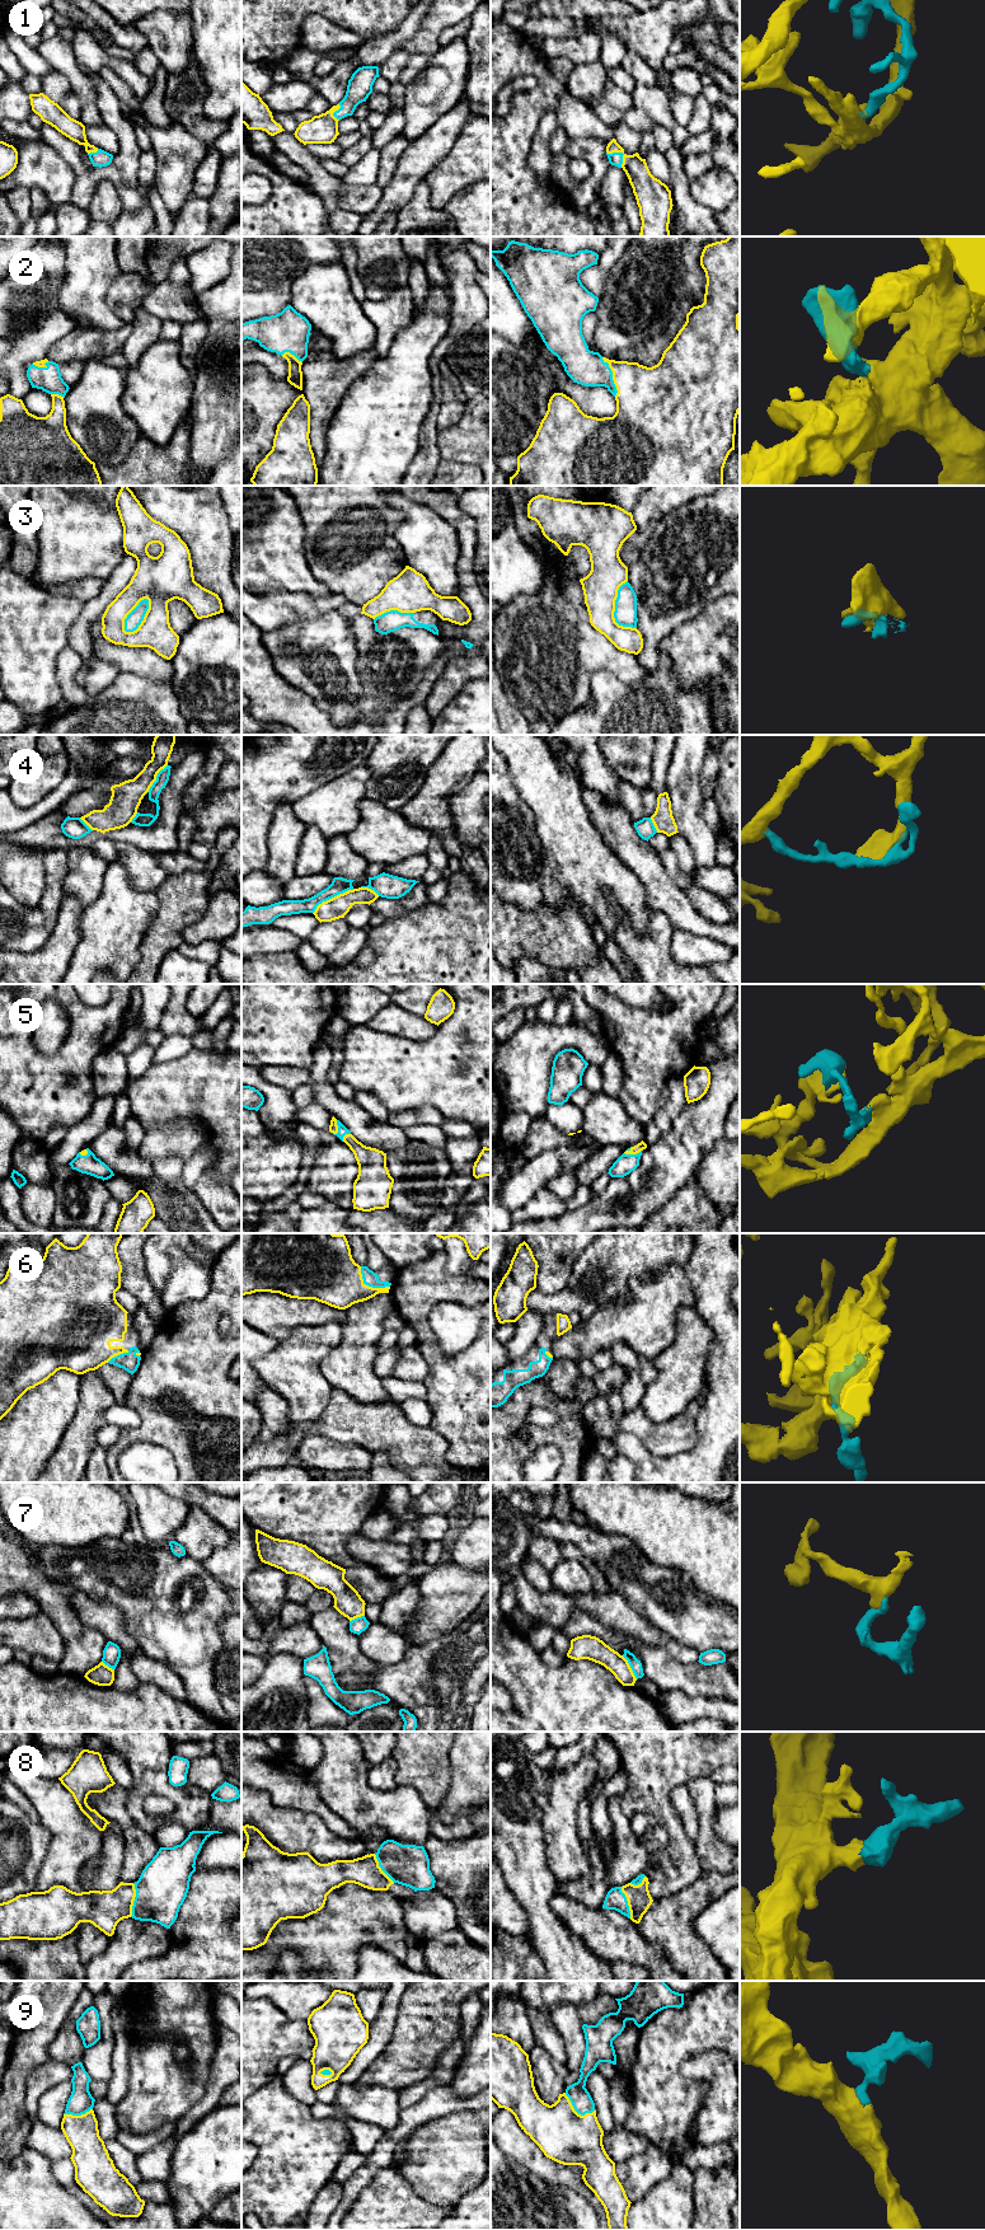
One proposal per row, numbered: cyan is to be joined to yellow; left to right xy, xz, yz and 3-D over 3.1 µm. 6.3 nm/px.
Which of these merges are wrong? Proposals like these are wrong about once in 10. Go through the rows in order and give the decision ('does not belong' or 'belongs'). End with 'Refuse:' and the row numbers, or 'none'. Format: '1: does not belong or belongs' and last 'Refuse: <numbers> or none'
1: belongs
2: belongs
3: does not belong
4: belongs
5: belongs
6: belongs
7: does not belong
8: belongs
9: belongs
Refuse: 3, 7

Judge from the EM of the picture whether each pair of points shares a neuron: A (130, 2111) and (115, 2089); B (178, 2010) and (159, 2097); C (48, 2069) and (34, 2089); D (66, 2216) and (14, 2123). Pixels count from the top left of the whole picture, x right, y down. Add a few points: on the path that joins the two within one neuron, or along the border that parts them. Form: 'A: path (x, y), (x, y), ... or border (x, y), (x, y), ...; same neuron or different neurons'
A: border (130, 2069), (129, 2092), (115, 2104); different neurons
B: path (198, 2034), (198, 2066), (183, 2081); same neuron
C: path (47, 2074), (37, 2084); same neuron
D: border (26, 2147), (13, 2160); different neurons

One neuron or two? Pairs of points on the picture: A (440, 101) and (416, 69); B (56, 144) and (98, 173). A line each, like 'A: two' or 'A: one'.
A: two
B: one

